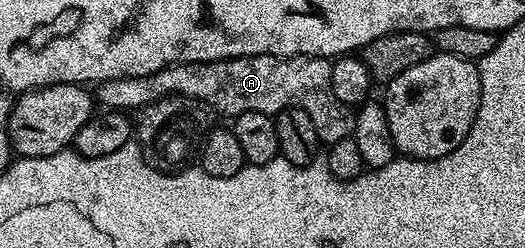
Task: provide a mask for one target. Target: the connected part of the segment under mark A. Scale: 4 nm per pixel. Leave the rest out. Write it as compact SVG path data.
M256 55L255 57L230 57L227 61L197 61L196 63L169 65L167 69L156 71L152 75L125 77L101 82L97 86L96 97L110 111L141 111L145 105L156 103L162 97L191 97L203 101L215 114L227 113L230 119L239 117L248 111L260 111L277 115L282 109L303 109L308 111L312 123L316 123L316 135L323 146L329 147L354 132L353 108L342 105L332 95L330 61L324 57L273 57Z

